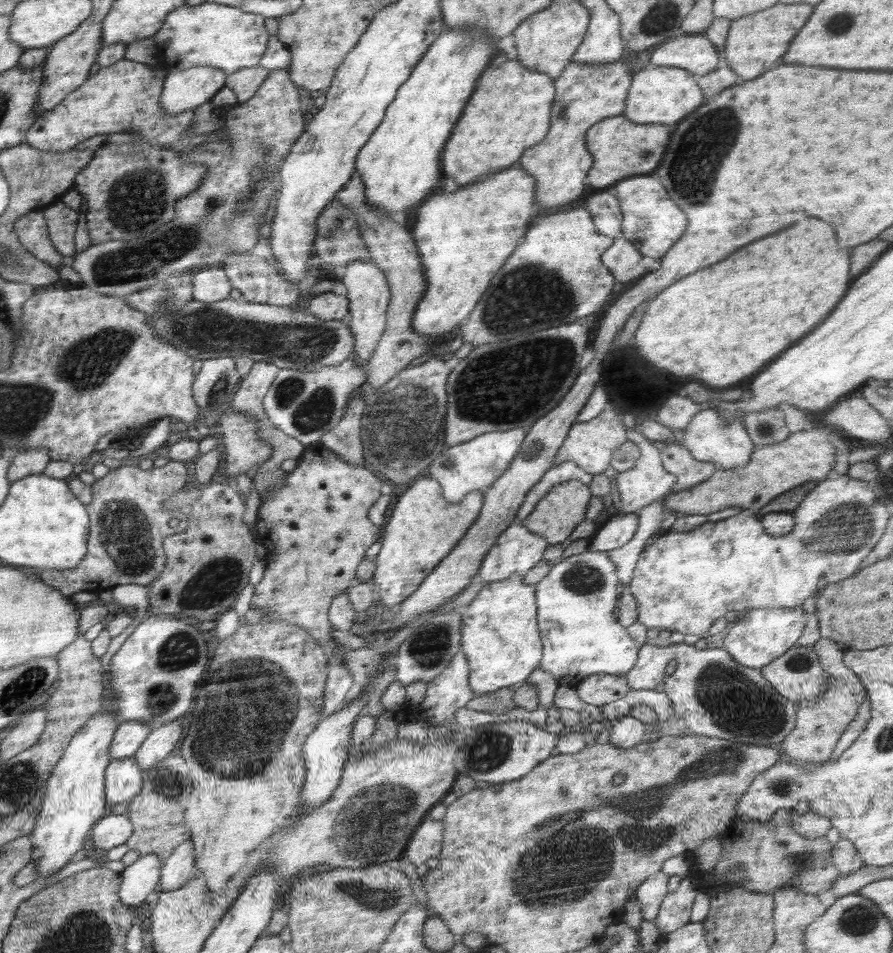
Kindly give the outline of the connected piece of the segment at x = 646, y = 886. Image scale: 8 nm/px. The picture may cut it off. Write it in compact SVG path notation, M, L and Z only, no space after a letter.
M661 870L646 878L635 890L635 899L640 905L642 917L648 922L654 922L663 898L668 894L667 884L669 876Z

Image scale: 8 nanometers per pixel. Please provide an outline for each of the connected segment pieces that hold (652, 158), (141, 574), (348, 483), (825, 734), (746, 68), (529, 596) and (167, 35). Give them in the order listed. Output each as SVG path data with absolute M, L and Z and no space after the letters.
M623 114L605 118L593 124L585 136L585 149L593 158L593 165L588 171L586 184L594 188L604 188L620 182L628 176L638 176L652 172L658 168L660 158L670 142L670 132L675 128L673 124L638 124L626 118Z
M176 461L151 470L141 470L137 463L126 462L96 479L91 486L92 500L85 504L90 521L85 558L78 567L70 570L38 568L38 577L67 596L82 591L112 590L124 584L152 584L168 564L165 538L188 528L184 514L165 514L162 506L168 497L185 486L189 481L186 478L188 474L187 467Z
M321 442L308 445L297 462L296 468L290 473L282 473L281 482L270 487L260 500L254 528L266 548L266 572L255 586L250 606L267 611L263 622L279 620L305 627L317 642L325 642L332 653L337 642L331 635L334 628L328 611L332 600L353 585L356 566L364 561L366 550L380 538L380 525L370 519L369 510L380 498L378 492L382 480L366 468L354 468L354 464L346 463L337 452L325 448Z
M828 637L817 640L812 647L818 655L822 670L829 674L831 681L823 690L825 693L817 696L814 702L803 701L798 705L794 728L779 746L784 754L794 760L816 763L826 762L832 757L840 735L854 720L855 714L865 702L867 692L858 676L843 663L844 648Z
M779 3L770 9L731 21L723 48L723 64L728 65L745 82L764 75L786 54L790 41L794 40L812 12L814 12L814 6L810 4L788 6Z
M512 575L501 581L485 585L474 600L465 607L462 615L461 648L469 662L468 682L476 694L486 694L502 687L520 685L539 666L543 655L543 644L537 623L535 584L526 584L520 575Z
M218 2L175 9L153 37L157 46L157 63L168 73L195 66L211 66L222 69L226 75L234 74L237 70L260 64L270 42L270 34L264 28L264 17Z

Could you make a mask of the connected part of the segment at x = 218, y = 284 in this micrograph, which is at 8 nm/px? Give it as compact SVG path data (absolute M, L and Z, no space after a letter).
M224 268L198 269L193 276L193 295L196 301L218 302L228 297L231 290L231 282L225 274Z

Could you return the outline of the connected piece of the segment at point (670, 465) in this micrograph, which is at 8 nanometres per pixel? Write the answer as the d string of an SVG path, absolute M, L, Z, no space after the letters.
M678 442L664 446L661 464L666 471L677 478L671 493L692 489L708 480L718 470L713 463L694 460L690 451Z

